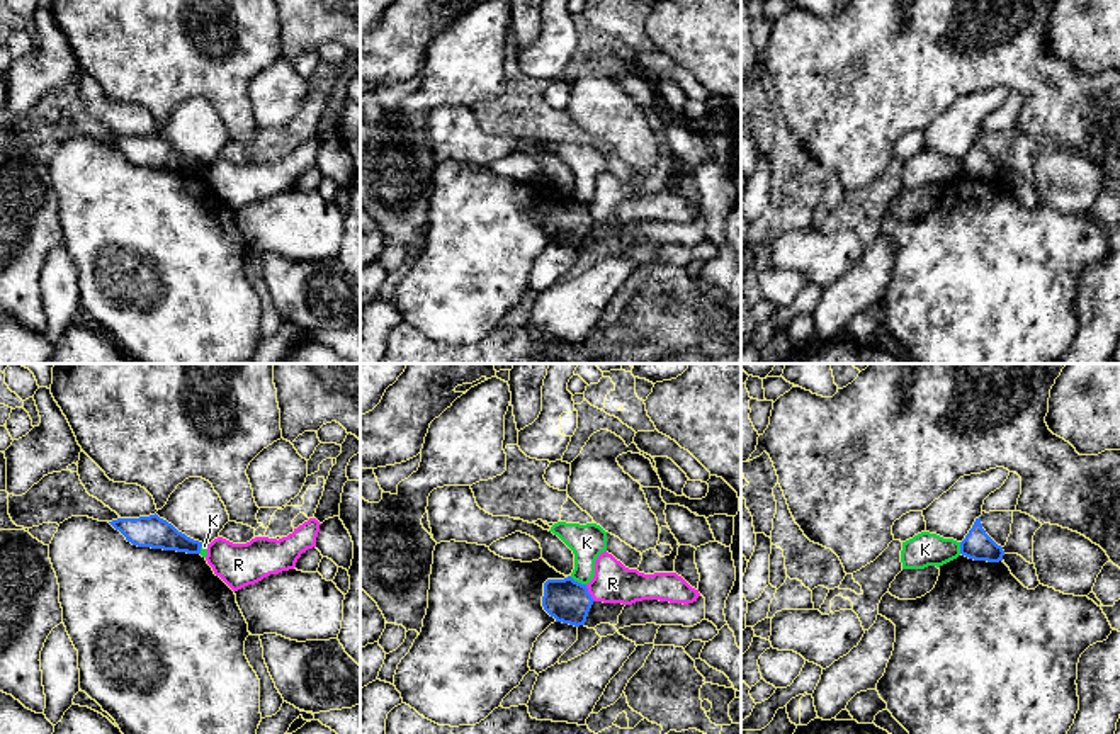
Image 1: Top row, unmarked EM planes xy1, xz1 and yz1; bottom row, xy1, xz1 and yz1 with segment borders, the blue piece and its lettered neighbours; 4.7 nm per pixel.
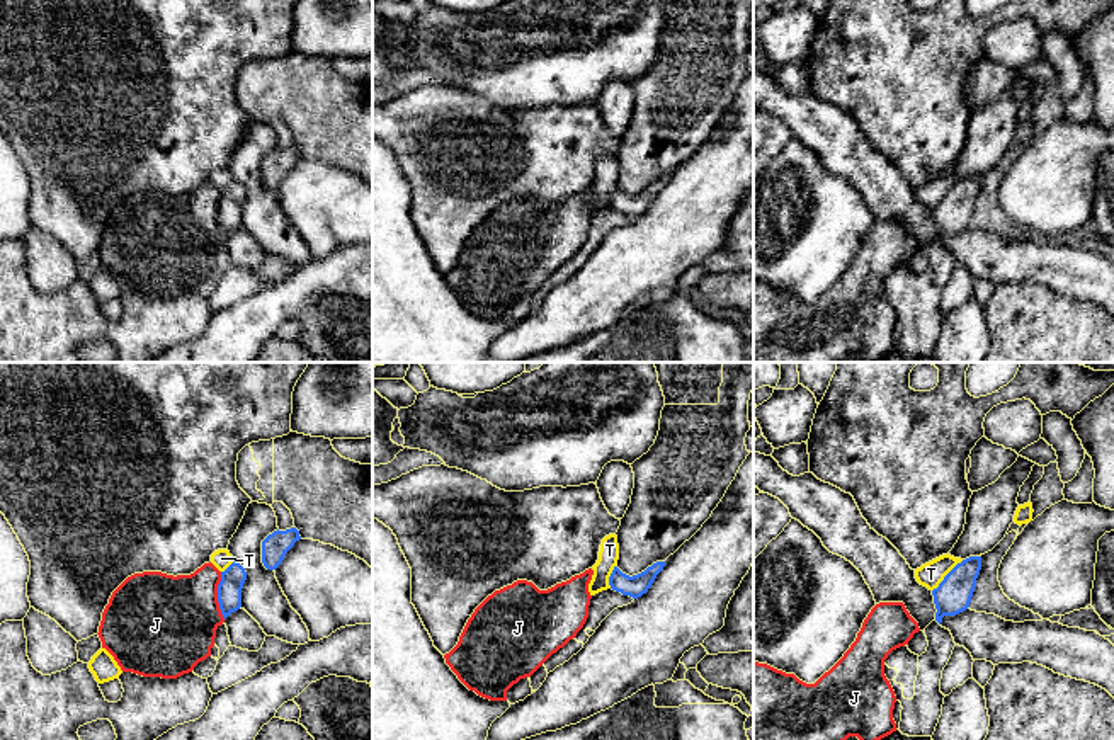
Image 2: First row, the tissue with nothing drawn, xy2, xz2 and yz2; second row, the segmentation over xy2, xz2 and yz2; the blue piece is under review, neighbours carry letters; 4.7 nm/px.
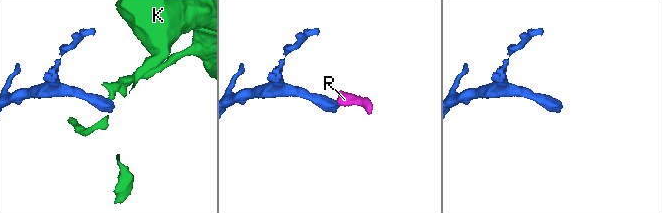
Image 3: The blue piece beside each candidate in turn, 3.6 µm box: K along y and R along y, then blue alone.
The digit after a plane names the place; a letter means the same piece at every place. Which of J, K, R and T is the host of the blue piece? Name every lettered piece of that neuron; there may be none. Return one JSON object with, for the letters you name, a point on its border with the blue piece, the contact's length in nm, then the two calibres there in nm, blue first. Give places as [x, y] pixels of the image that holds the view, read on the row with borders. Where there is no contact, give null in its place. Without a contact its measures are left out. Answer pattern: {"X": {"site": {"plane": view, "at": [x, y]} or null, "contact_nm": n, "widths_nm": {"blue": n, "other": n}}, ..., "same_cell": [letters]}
{"same_cell": []}

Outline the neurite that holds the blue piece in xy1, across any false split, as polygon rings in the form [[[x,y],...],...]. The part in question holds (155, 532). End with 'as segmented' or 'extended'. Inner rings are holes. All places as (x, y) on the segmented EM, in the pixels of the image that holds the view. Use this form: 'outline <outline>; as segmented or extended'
outline [[[156,513],[139,518],[117,518],[109,522],[127,542],[138,547],[201,554],[202,542],[178,532]]]; as segmented

